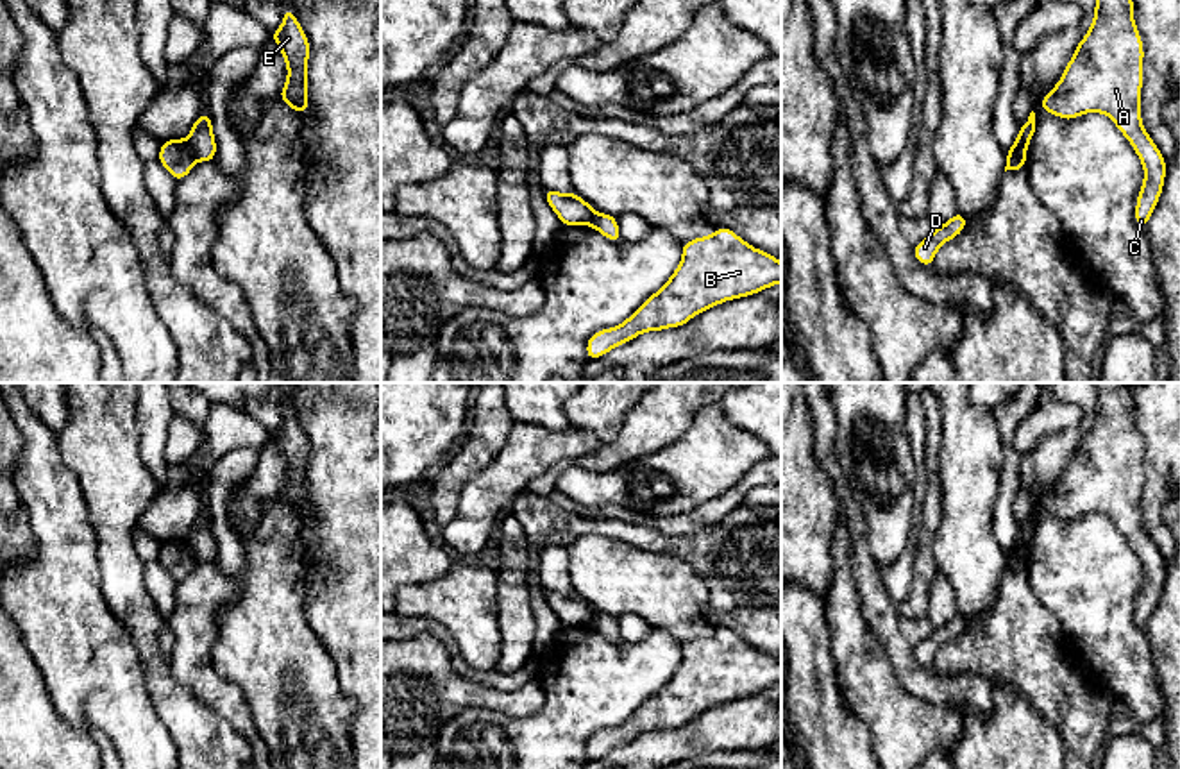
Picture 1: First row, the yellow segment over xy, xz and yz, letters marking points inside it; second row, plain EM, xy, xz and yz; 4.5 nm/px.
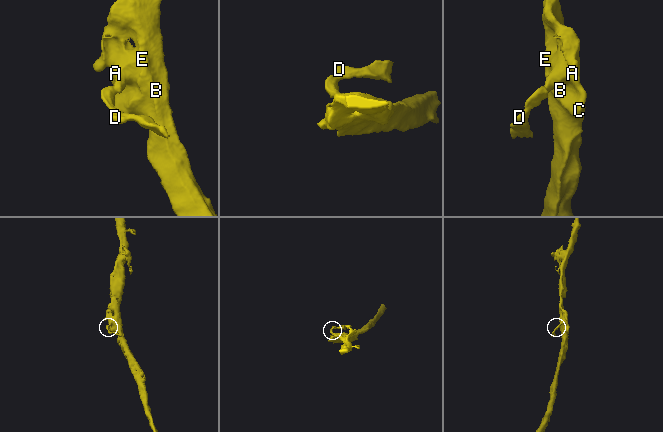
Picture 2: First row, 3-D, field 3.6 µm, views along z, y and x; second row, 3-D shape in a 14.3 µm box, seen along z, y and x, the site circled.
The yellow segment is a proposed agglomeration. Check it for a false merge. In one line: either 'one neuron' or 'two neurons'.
two neurons

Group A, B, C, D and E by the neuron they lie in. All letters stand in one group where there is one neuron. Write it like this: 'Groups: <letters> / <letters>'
Groups: A B C E / D

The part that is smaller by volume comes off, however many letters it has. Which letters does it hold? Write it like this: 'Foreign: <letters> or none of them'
Foreign: D

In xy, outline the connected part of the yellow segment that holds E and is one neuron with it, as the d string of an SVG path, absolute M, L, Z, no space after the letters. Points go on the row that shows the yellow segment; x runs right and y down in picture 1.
M284 7L282 16L282 25L272 30L272 38L279 46L288 68L288 79L279 93L279 98L288 104L293 113L308 113L309 98L306 72L311 50L309 39L304 36L304 30L299 20L295 18L291 7Z

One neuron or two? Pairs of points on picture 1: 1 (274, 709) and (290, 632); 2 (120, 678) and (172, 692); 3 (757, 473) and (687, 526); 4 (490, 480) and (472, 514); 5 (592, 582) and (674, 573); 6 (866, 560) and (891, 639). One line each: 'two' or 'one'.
1: one
2: two
3: one
4: one
5: one
6: one

